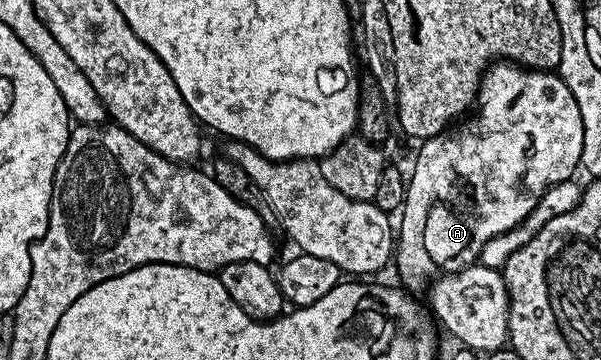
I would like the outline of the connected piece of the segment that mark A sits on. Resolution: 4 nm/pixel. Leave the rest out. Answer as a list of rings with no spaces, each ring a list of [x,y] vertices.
[[[495,63],[486,70],[482,77],[482,86],[478,89],[478,100],[476,112],[469,118],[463,129],[451,128],[437,137],[428,137],[421,142],[418,149],[418,158],[414,161],[414,170],[408,173],[406,182],[406,198],[403,200],[400,210],[402,226],[396,229],[396,265],[398,261],[398,273],[402,276],[401,284],[407,290],[414,289],[421,283],[422,277],[435,278],[437,275],[449,275],[466,269],[475,264],[481,255],[481,249],[494,236],[500,236],[510,229],[517,228],[526,216],[536,207],[538,200],[554,184],[573,178],[579,172],[582,164],[582,144],[584,143],[584,127],[580,119],[582,106],[574,97],[573,88],[558,78],[559,74],[545,69],[527,69],[513,63]]]

